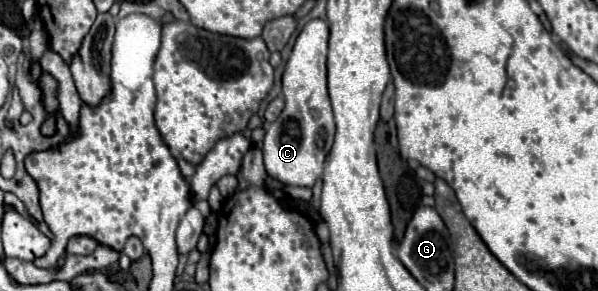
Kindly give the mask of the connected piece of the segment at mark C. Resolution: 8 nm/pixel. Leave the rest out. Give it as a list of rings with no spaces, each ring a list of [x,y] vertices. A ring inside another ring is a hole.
[[[312,19],[304,25],[282,75],[282,93],[286,107],[280,117],[268,125],[262,153],[266,173],[284,185],[312,187],[322,175],[324,159],[334,141],[334,115],[326,89],[326,51],[328,51],[328,23]]]

